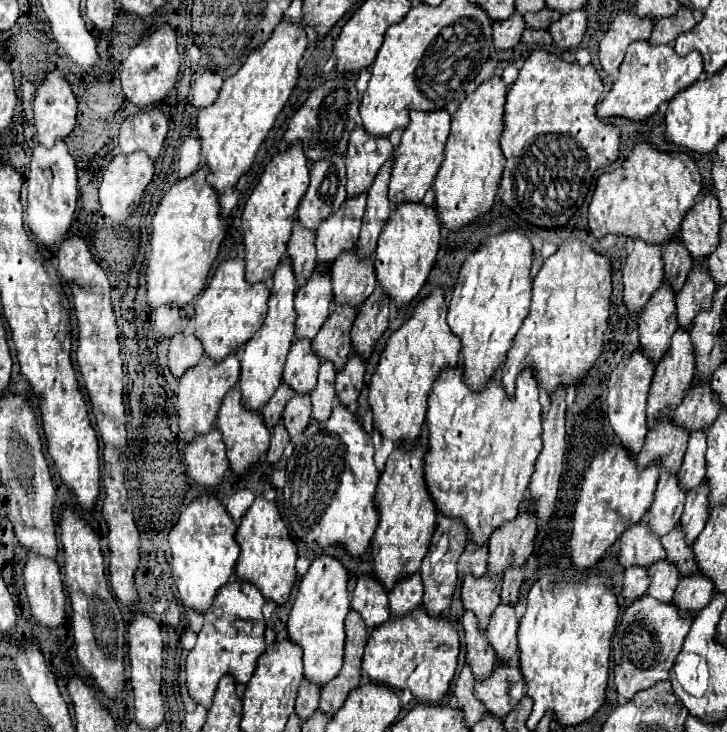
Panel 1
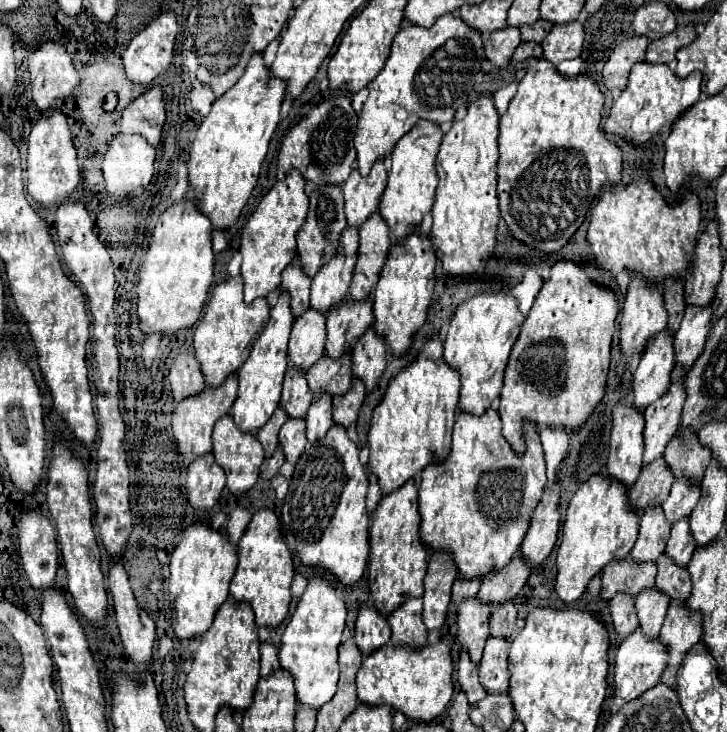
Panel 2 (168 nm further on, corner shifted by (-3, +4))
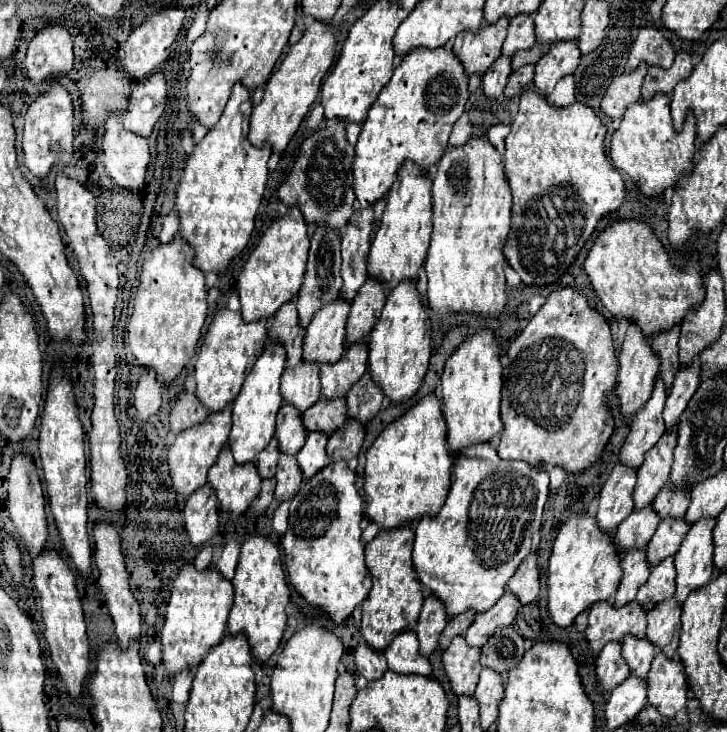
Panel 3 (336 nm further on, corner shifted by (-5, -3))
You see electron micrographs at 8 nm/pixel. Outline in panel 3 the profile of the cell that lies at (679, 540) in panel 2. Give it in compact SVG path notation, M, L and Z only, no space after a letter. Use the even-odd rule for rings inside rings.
M664 559L658 567L652 569L648 581L638 589L636 601L648 613L658 603L670 599L674 595L674 559Z

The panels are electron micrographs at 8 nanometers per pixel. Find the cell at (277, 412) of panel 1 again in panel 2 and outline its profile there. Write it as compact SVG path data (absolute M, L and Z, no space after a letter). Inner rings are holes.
M278 406L276 412L272 414L272 418L258 430L256 436L258 436L258 440L262 442L266 456L270 456L270 454L274 452L274 448L276 448L276 444L278 444L278 432L280 432L280 428L282 428L282 424L284 424L286 420L288 420L288 416L286 416L284 408Z

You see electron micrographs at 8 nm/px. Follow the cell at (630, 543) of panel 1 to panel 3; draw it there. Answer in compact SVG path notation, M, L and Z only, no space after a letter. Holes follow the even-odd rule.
M596 603L588 611L588 627L586 627L586 641L588 651L596 659L602 647L610 641L624 641L626 635L636 639L644 637L646 631L646 613L638 603L630 603L622 609L616 609L612 603Z

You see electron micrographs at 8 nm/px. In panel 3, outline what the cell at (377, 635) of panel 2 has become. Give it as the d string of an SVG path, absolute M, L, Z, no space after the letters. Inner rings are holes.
M360 643L354 655L356 661L356 669L362 677L366 677L368 681L376 681L380 679L388 667L386 667L386 657L378 655L378 651L370 651L370 647L366 647L366 643Z

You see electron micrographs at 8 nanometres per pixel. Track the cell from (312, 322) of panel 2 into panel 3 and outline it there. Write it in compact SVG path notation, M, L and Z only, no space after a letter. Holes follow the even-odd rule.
M302 361L294 371L284 371L280 395L284 403L298 409L298 413L304 413L320 399L320 369L314 363Z

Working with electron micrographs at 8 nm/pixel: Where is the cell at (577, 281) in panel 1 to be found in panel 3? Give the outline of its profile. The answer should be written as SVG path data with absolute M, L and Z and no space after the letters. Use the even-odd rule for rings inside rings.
M572 287L556 289L530 319L518 339L514 339L508 349L508 357L510 365L504 369L500 409L504 431L496 449L498 455L508 461L526 461L532 467L558 465L572 475L590 469L598 461L614 431L614 421L606 401L614 387L618 363L608 321L588 305L580 291Z

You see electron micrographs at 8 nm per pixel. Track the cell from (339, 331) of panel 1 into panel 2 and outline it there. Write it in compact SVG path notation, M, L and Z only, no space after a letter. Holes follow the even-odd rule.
M344 352L340 358L330 358L324 354L310 370L308 370L308 386L312 394L326 390L328 394L344 394L352 382L352 352Z

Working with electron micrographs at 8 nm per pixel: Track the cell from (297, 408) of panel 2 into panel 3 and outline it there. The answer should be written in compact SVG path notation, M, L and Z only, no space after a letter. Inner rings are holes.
M286 403L282 405L278 419L276 419L276 439L278 439L278 451L286 455L296 455L306 441L306 429L302 427L302 415L286 407Z

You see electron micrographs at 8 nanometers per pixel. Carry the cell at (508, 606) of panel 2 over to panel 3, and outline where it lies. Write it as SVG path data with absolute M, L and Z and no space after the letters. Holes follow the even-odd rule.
M506 627L488 639L488 643L482 647L480 661L484 667L500 675L508 675L520 663L524 653L524 639L512 627Z

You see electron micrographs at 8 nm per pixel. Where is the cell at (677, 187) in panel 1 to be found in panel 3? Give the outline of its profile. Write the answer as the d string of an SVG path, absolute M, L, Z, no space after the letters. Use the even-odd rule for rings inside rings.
M618 221L600 233L590 249L584 271L614 319L636 323L644 337L682 325L688 311L696 309L704 299L704 285L698 267L698 255L690 255L686 267L674 267L670 255L656 239L646 223Z

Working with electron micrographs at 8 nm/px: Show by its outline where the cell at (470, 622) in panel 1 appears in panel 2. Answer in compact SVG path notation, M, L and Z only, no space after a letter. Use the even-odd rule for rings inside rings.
M464 648L460 652L460 660L458 660L458 682L464 688L464 692L468 692L470 706L476 704L476 700L482 700L484 696L488 696L488 692L482 688L482 684L478 680L478 664L470 660L470 656Z

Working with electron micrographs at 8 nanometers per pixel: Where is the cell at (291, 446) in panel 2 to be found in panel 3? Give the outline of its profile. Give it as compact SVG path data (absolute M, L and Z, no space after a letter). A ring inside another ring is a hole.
M280 455L278 471L276 471L276 489L274 499L276 501L290 501L302 483L302 475L298 475L298 461L292 455Z

